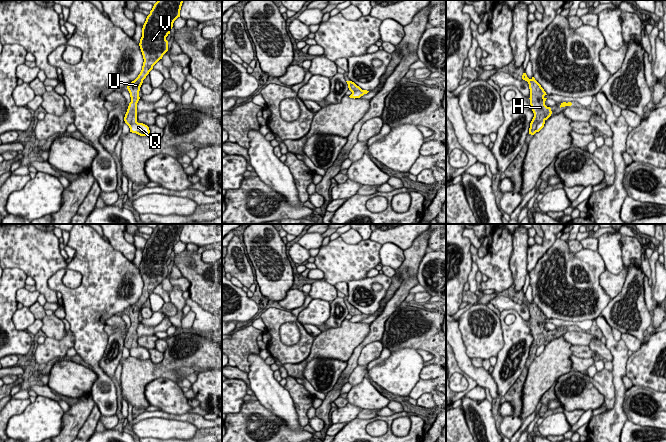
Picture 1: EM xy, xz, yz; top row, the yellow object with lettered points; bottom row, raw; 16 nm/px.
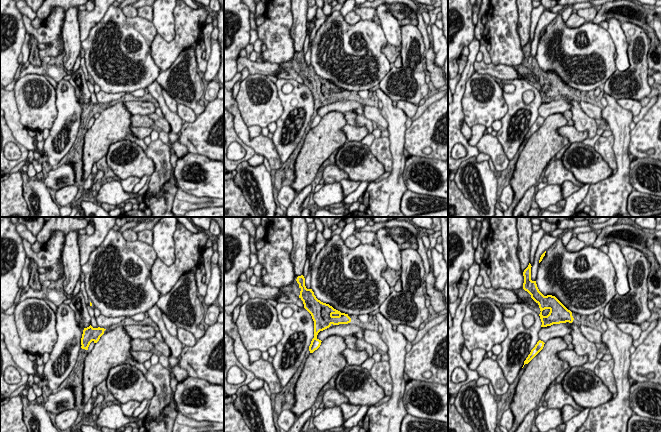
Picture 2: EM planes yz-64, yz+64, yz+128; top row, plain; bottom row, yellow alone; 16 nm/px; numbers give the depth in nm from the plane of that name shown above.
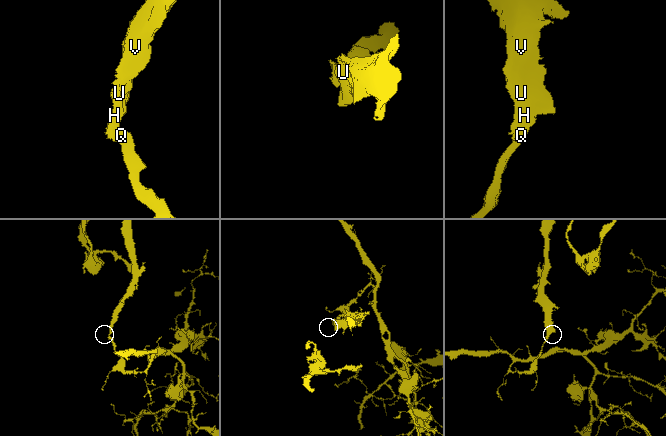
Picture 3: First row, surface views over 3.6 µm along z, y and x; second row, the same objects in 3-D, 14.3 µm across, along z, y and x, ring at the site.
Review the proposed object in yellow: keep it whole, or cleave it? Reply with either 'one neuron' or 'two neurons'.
two neurons

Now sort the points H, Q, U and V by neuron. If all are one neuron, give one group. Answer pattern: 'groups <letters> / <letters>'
groups H U V / Q

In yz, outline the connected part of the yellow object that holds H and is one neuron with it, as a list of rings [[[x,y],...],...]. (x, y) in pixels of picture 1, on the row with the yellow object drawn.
[[[523,73],[522,79],[527,81],[530,89],[530,105],[534,113],[534,117],[530,123],[529,134],[534,135],[536,133],[536,126],[542,120],[547,120],[551,114],[551,108],[545,105],[547,95],[541,85],[535,80],[534,77],[529,79],[526,73]]]

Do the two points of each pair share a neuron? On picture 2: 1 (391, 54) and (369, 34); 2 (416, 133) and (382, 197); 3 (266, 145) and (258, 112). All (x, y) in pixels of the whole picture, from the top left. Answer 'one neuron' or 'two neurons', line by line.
1: two neurons
2: two neurons
3: two neurons

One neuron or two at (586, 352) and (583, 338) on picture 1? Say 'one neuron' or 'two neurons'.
one neuron

